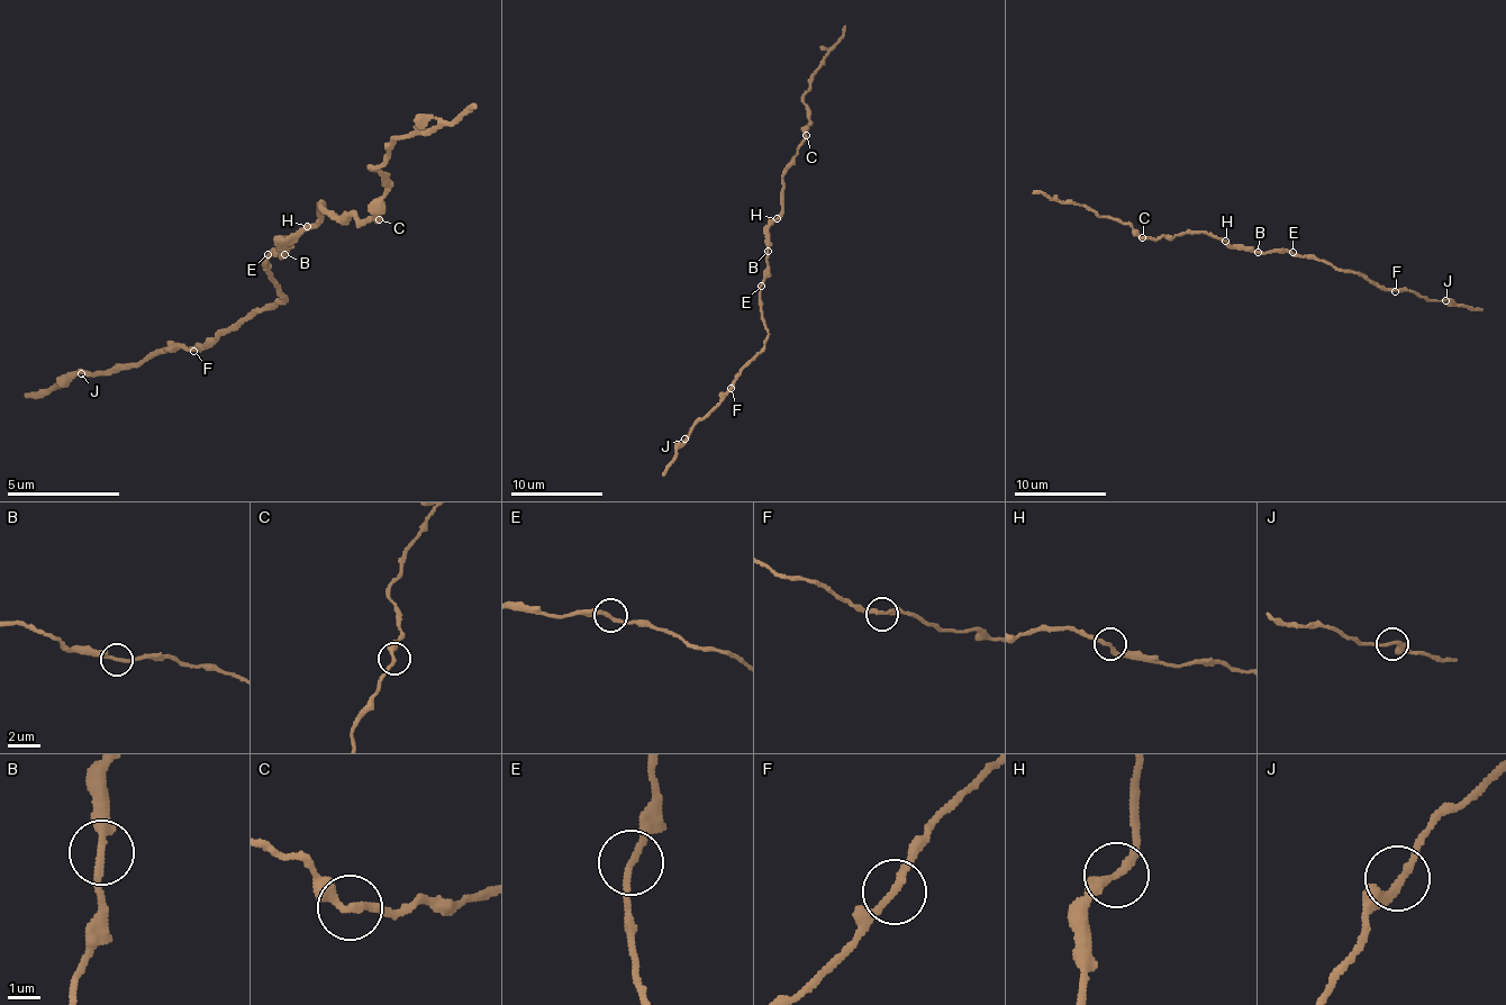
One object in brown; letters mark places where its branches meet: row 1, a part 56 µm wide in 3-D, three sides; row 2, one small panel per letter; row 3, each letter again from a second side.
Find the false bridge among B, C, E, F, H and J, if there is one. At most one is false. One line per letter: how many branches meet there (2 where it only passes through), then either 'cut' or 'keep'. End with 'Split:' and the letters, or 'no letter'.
B: 2 branches meet; keep
C: 2 branches meet; keep
E: 2 branches meet; keep
F: 2 branches meet; keep
H: 2 branches meet; keep
J: 2 branches meet; keep
Split: no letter

